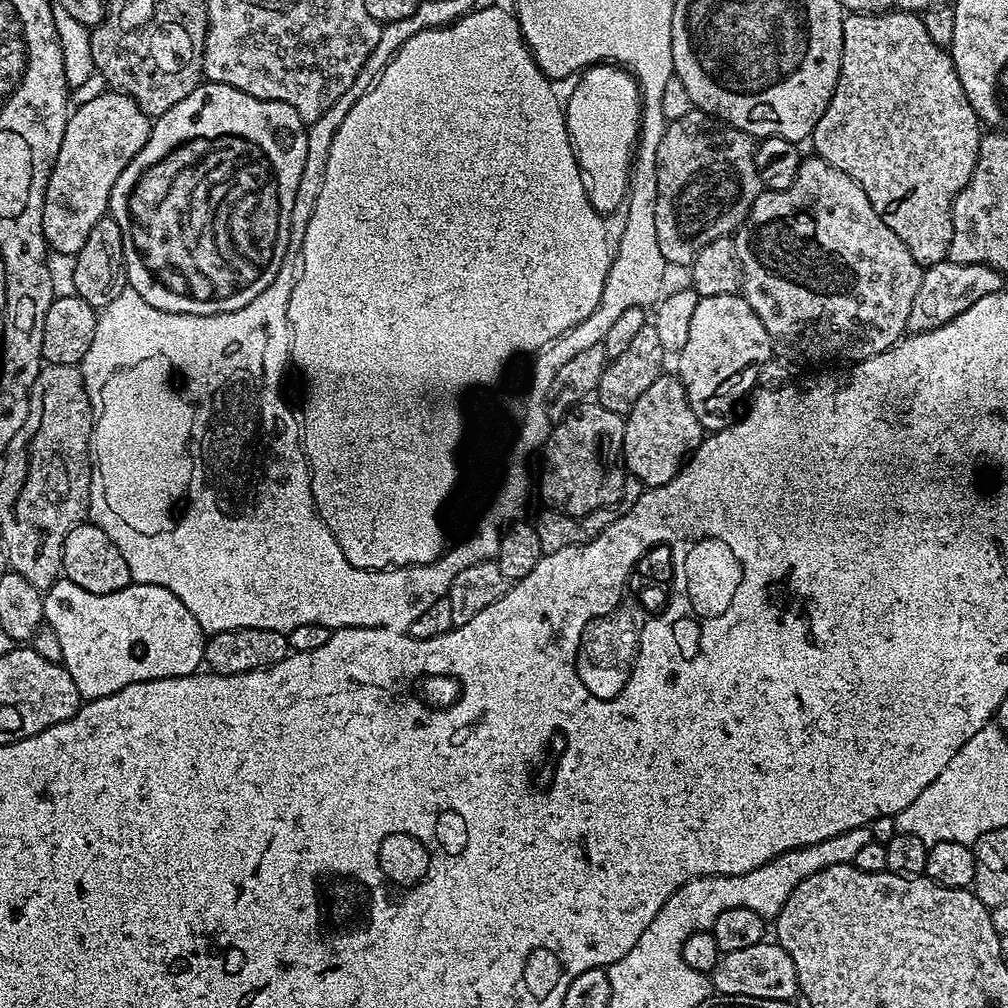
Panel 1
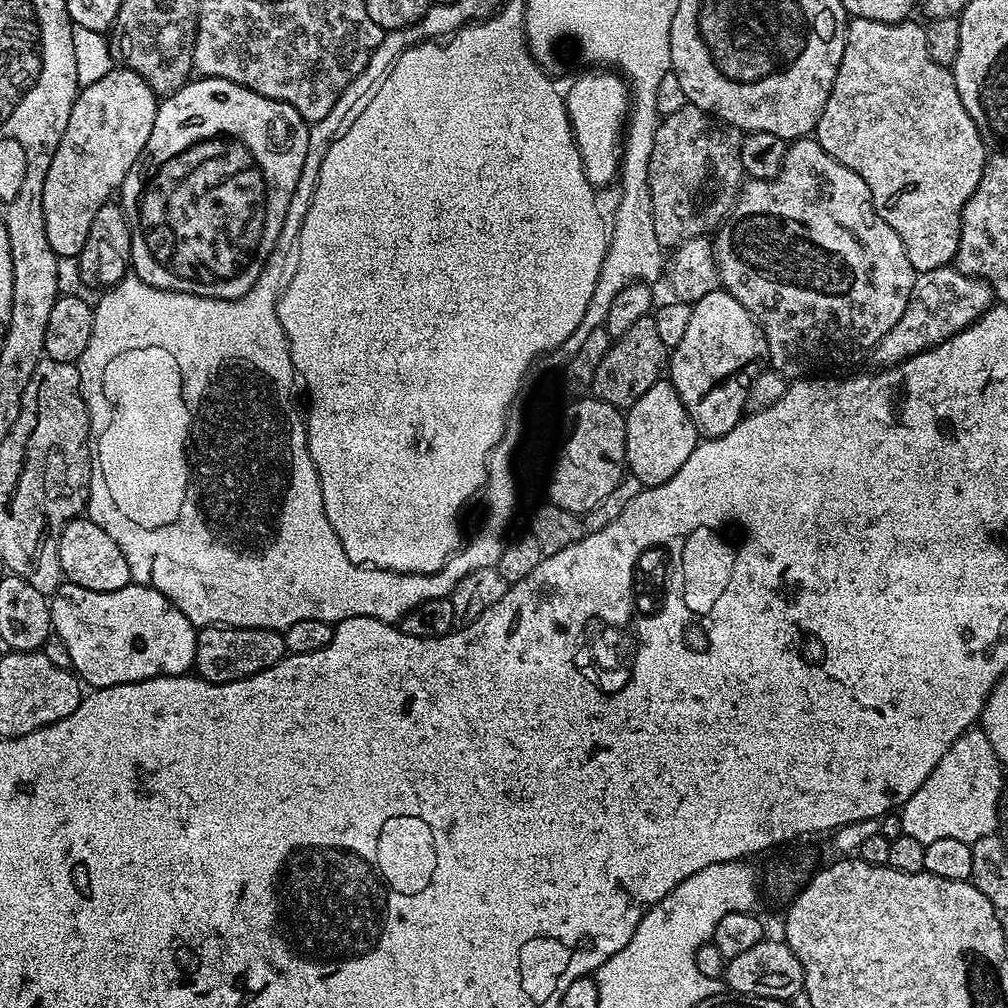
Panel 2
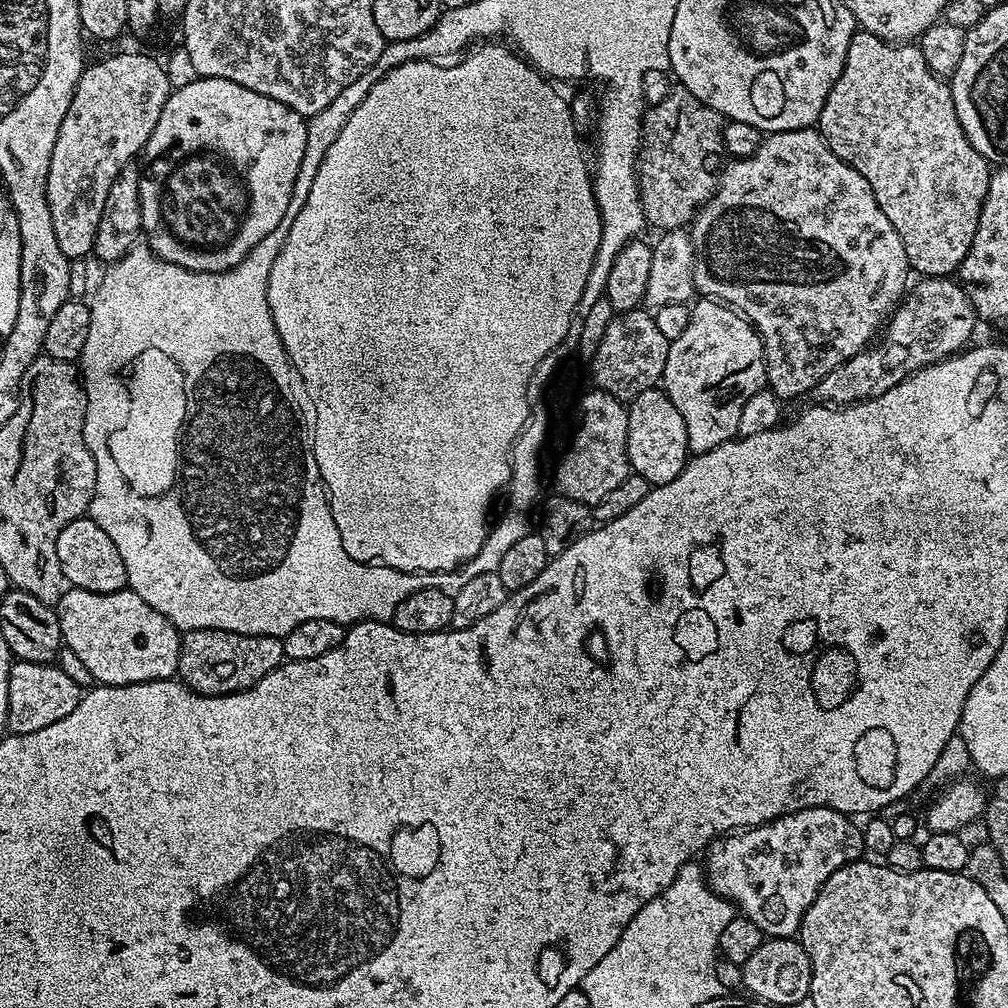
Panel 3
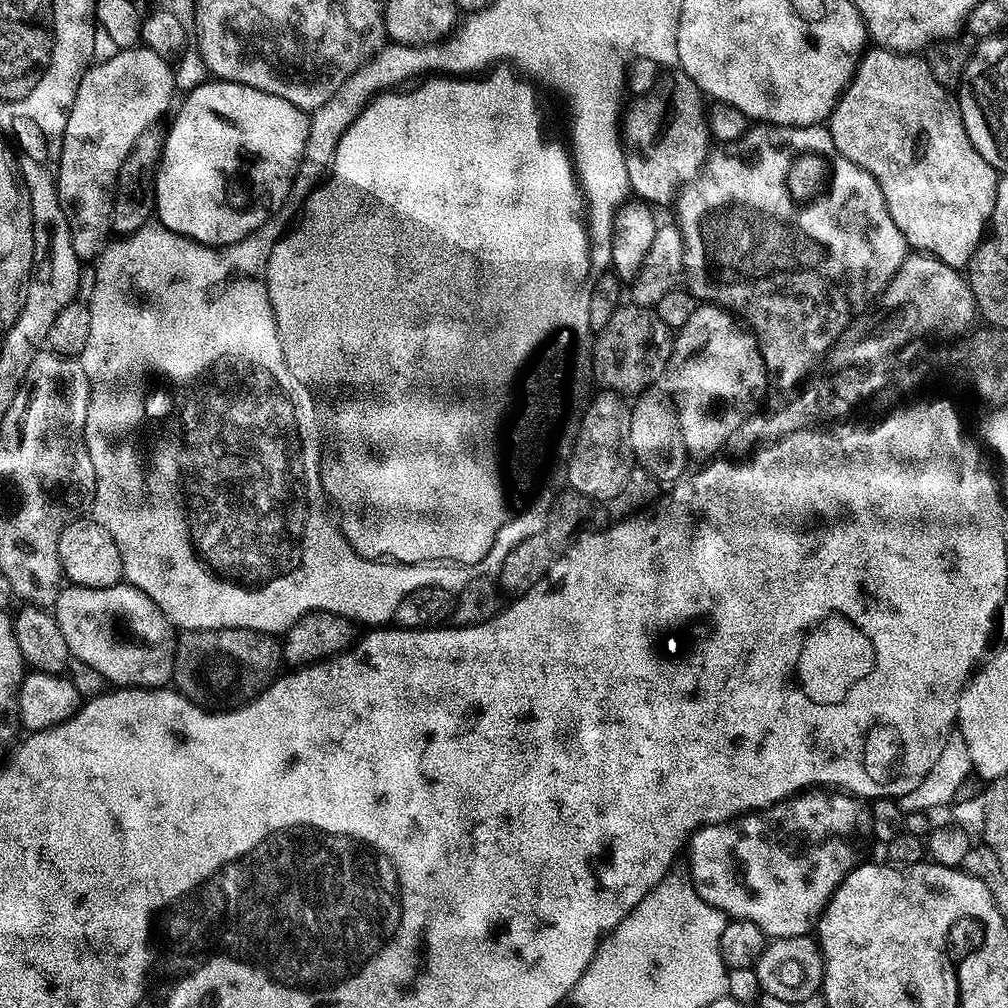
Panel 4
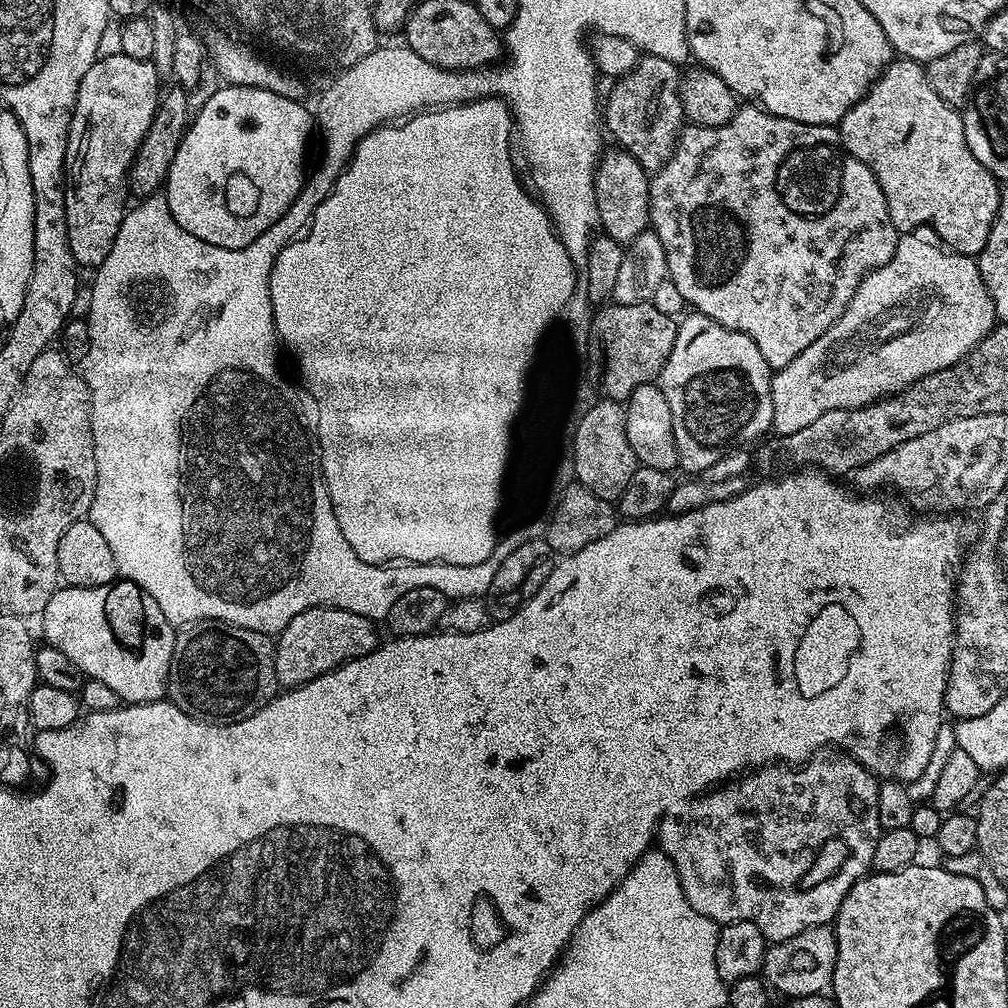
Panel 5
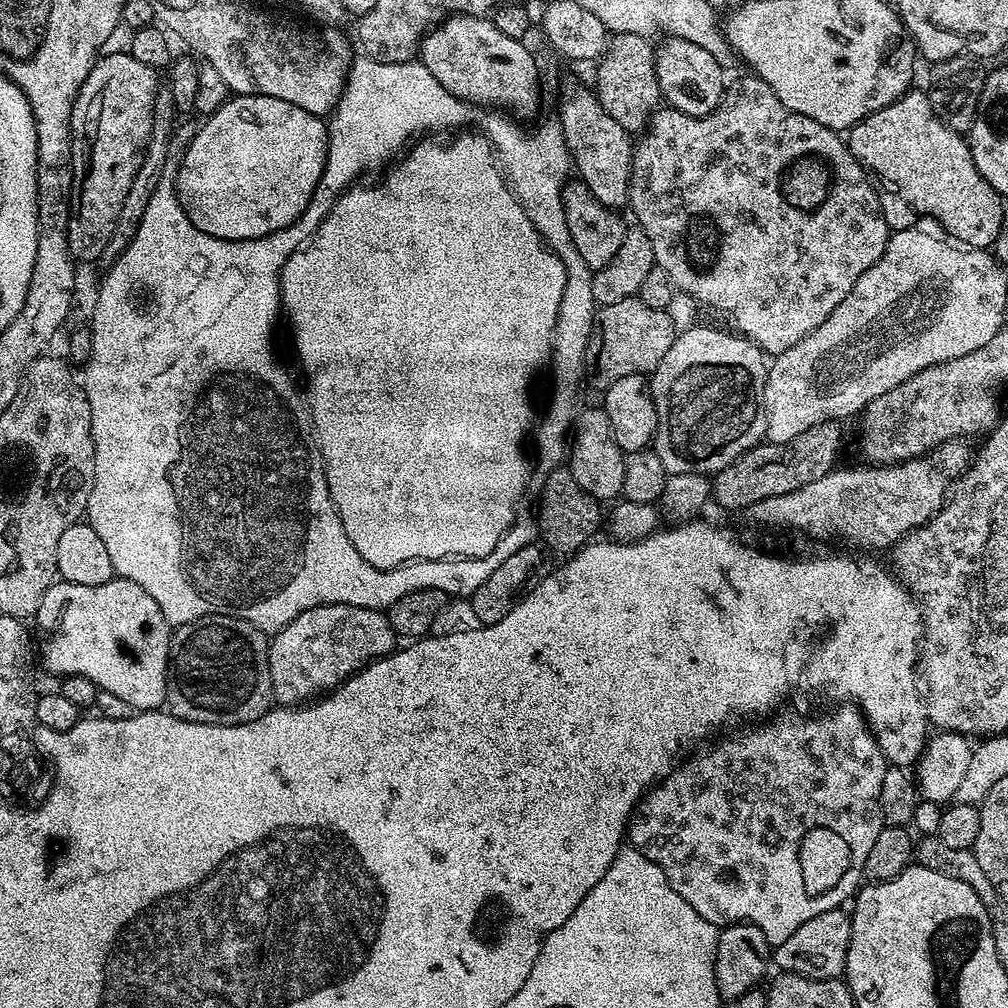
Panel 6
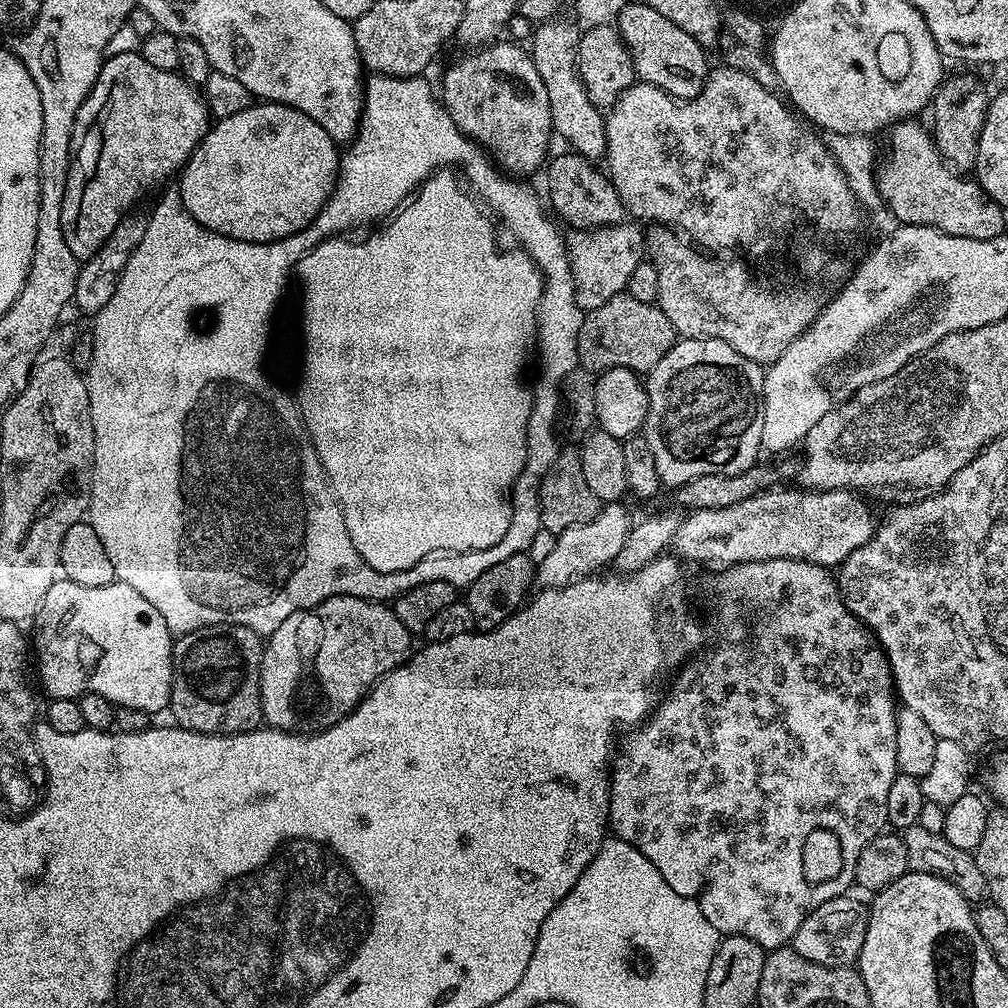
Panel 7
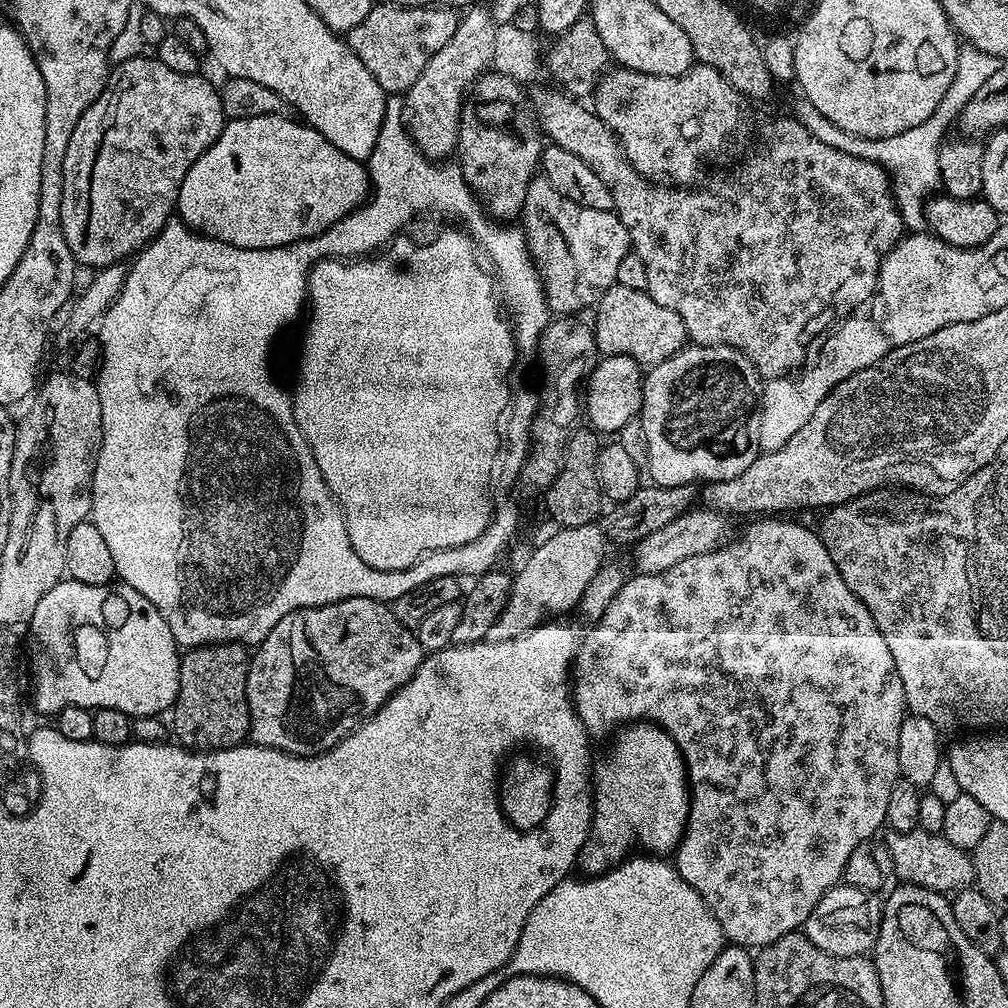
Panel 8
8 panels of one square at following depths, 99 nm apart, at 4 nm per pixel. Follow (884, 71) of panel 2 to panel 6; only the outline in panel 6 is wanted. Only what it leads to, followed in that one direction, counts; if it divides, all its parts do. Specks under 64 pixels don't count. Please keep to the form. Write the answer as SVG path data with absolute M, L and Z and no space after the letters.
M916 91L905 92L890 102L890 106L882 106L882 110L862 118L853 128L847 129L848 149L874 177L880 193L880 209L892 232L909 228L917 220L927 218L937 220L951 236L971 248L991 249L1002 230L1002 218L1006 214L1005 201L996 193L994 186L990 186L990 182L978 174L978 166L974 166L967 139L941 122L938 114L934 114L927 91Z

